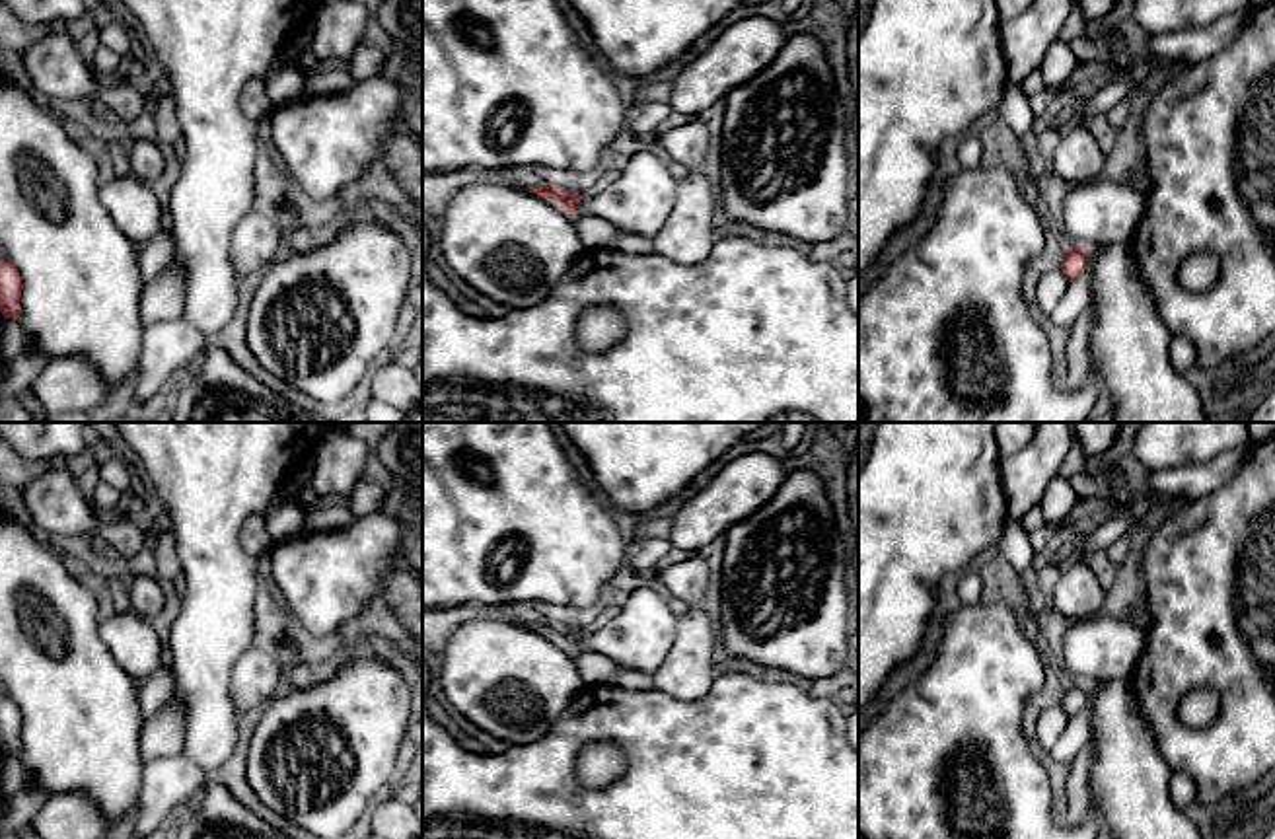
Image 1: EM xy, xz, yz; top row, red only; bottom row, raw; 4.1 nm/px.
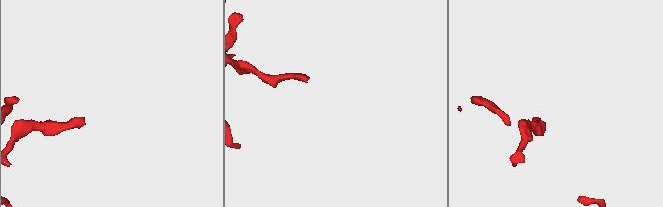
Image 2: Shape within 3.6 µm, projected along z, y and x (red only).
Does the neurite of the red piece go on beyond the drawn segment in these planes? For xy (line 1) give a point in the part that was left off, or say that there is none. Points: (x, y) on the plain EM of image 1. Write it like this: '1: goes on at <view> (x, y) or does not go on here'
1: does not go on here

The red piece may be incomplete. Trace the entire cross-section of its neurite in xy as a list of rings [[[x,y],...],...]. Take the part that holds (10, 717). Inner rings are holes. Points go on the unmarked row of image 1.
[[[0,697],[0,749],[4,755],[18,755],[21,749],[23,714],[8,697]]]

